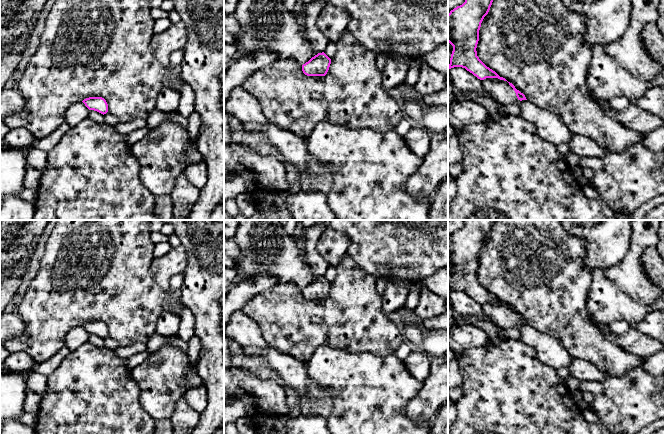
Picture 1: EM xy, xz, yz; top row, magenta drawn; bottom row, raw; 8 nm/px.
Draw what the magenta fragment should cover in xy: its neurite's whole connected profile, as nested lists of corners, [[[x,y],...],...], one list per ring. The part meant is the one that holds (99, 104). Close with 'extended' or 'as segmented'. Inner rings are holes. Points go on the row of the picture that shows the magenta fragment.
[[[89,97],[82,102],[89,110],[97,111],[103,115],[108,112],[108,104],[102,97]]]; as segmented

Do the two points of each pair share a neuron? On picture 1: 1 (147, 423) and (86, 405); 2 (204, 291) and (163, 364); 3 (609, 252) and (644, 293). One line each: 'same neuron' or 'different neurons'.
1: same neuron
2: different neurons
3: different neurons

